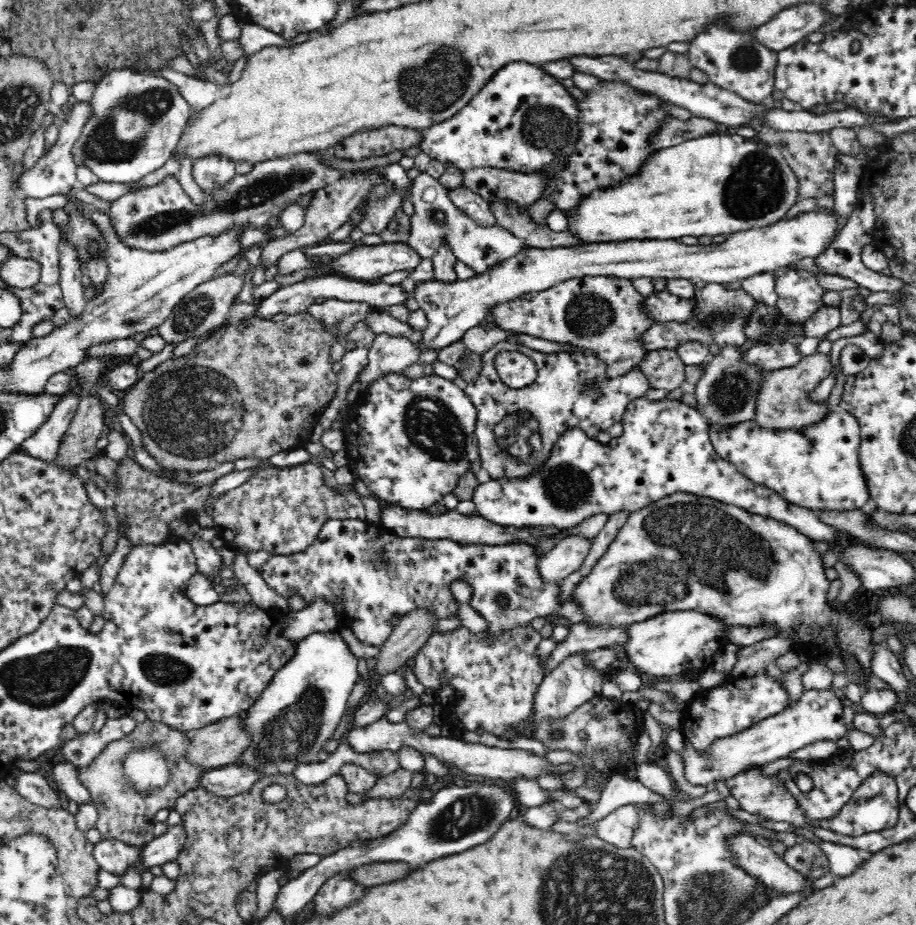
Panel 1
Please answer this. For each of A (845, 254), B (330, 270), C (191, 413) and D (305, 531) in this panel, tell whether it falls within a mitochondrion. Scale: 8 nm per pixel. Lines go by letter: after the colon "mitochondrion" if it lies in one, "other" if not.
A: other
B: other
C: mitochondrion
D: other

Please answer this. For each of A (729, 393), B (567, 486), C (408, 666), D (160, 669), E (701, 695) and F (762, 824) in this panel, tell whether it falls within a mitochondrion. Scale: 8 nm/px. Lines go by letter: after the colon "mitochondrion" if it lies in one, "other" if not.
A: mitochondrion
B: mitochondrion
C: other
D: mitochondrion
E: other
F: other

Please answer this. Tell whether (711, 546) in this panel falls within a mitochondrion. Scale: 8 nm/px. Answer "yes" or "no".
yes

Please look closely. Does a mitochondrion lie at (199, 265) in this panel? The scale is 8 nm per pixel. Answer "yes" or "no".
no

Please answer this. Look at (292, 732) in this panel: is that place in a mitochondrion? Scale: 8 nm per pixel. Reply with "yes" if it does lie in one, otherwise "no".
yes

